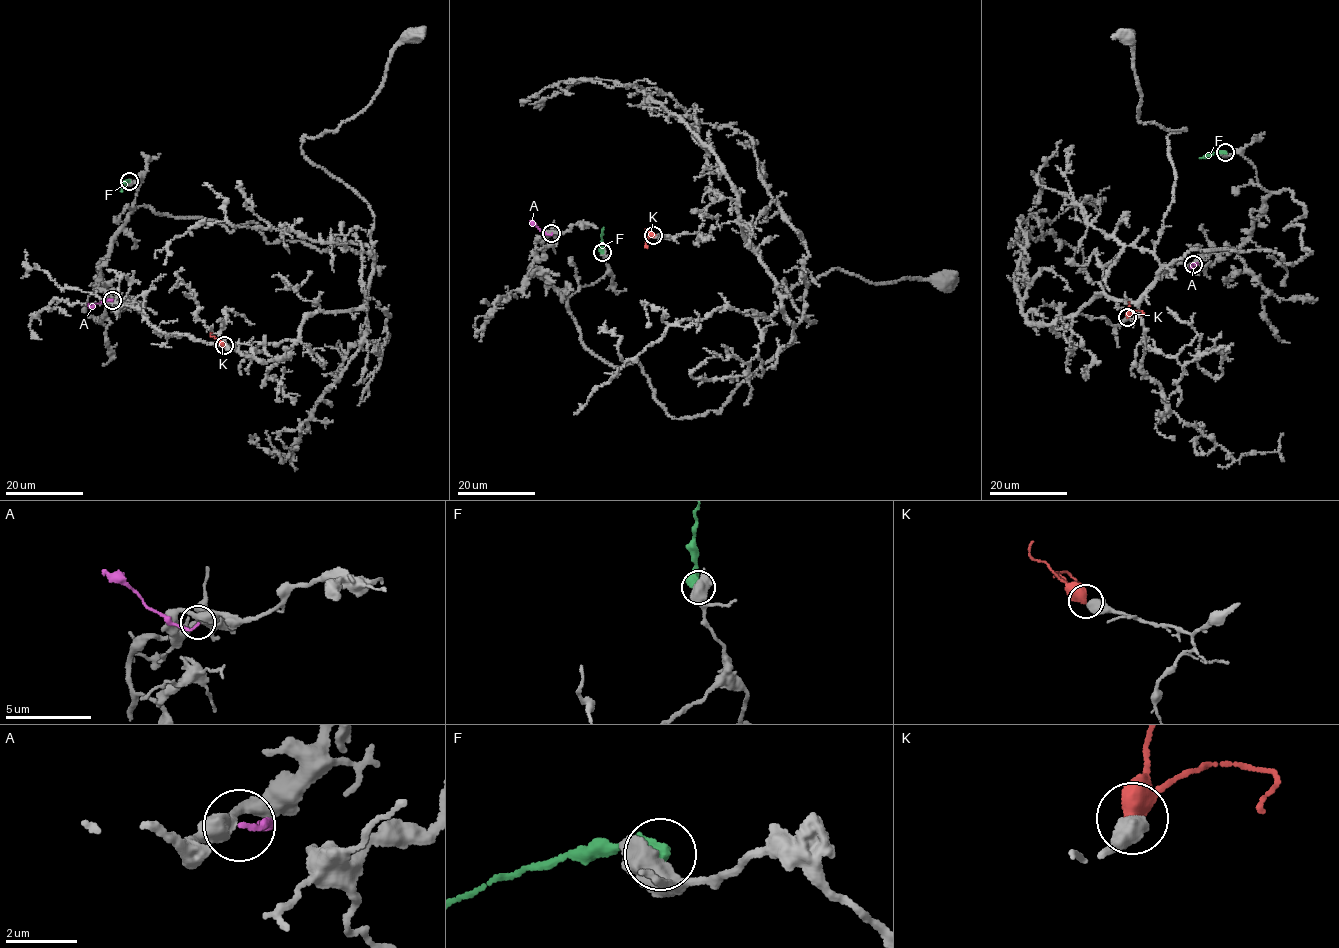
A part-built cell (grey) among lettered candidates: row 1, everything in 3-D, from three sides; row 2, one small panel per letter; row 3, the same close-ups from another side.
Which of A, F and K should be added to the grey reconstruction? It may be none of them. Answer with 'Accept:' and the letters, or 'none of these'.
Accept: K

